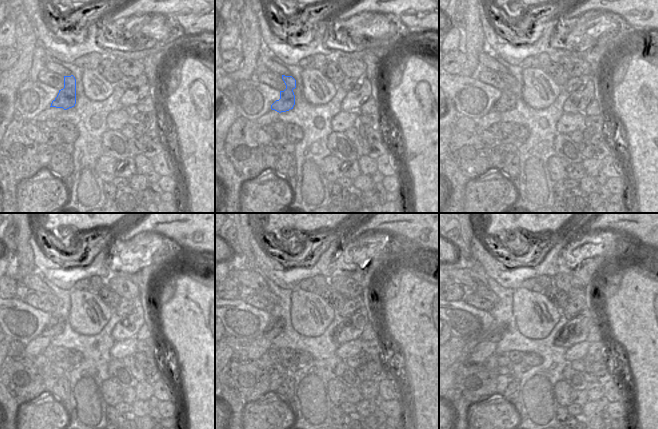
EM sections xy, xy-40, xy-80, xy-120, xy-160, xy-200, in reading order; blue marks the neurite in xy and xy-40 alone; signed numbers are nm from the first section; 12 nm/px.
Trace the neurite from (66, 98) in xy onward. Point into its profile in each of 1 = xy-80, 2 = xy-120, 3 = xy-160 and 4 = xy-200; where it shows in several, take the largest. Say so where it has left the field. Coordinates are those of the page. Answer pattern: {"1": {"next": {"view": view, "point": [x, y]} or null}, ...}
{"1": {"next": {"view": "xy-80", "point": [507, 102]}}, "2": {"next": {"view": "xy-120", "point": [55, 326]}}, "3": {"next": {"view": "xy-160", "point": [276, 326]}}, "4": {"next": {"view": "xy-200", "point": [495, 335]}}}

